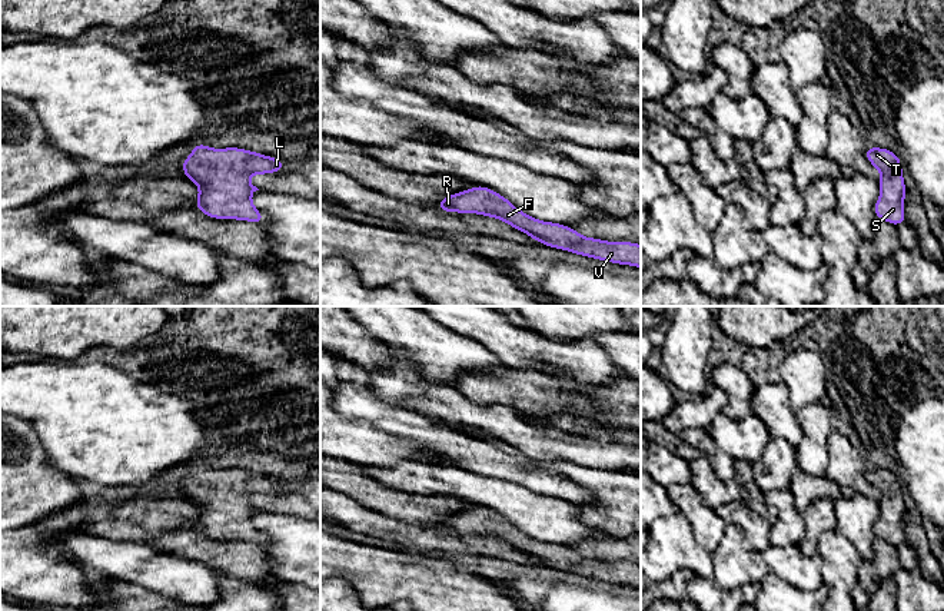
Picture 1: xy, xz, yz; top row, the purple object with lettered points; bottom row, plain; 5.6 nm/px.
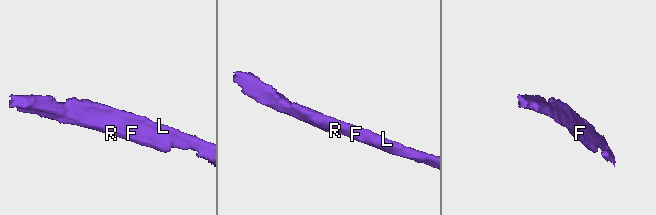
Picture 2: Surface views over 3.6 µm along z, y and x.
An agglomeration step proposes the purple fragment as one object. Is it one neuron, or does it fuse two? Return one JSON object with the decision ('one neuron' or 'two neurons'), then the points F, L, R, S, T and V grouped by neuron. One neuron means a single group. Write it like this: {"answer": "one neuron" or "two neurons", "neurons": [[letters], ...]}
{"answer": "one neuron", "neurons": [["F", "L", "R", "S", "T", "V"]]}

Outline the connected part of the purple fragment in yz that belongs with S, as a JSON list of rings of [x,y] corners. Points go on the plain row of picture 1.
[[[871,468],[865,471],[867,481],[880,491],[880,518],[874,525],[875,538],[898,547],[907,542],[903,524],[905,502],[903,498],[901,479],[888,469]]]

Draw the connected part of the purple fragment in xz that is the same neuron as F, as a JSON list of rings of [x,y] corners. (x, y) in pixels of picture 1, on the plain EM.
[[[475,505],[469,511],[449,515],[436,528],[442,532],[478,534],[499,539],[548,568],[641,588],[641,565],[585,558],[571,547],[542,542],[516,529],[505,517],[485,507]]]

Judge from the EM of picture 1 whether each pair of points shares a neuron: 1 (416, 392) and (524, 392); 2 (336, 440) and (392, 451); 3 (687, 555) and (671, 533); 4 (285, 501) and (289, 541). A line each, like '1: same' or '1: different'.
1: different
2: same
3: same
4: different

